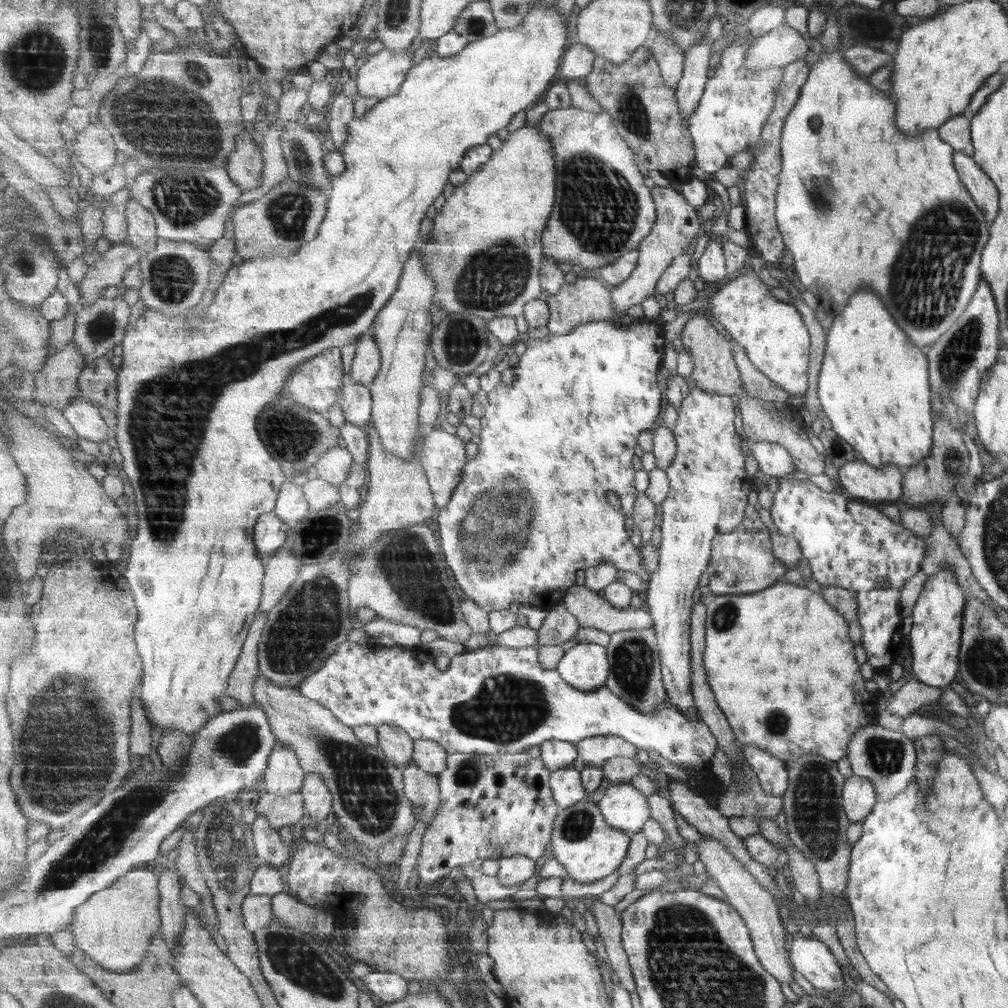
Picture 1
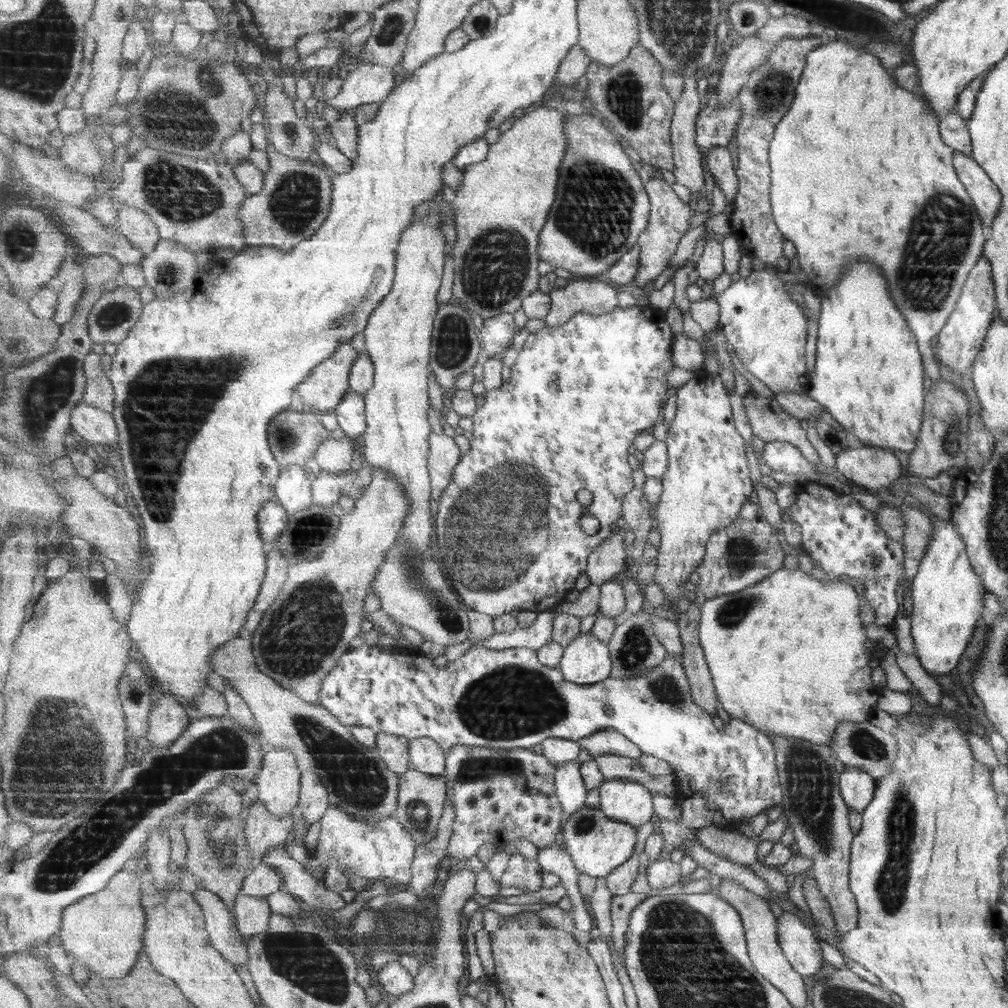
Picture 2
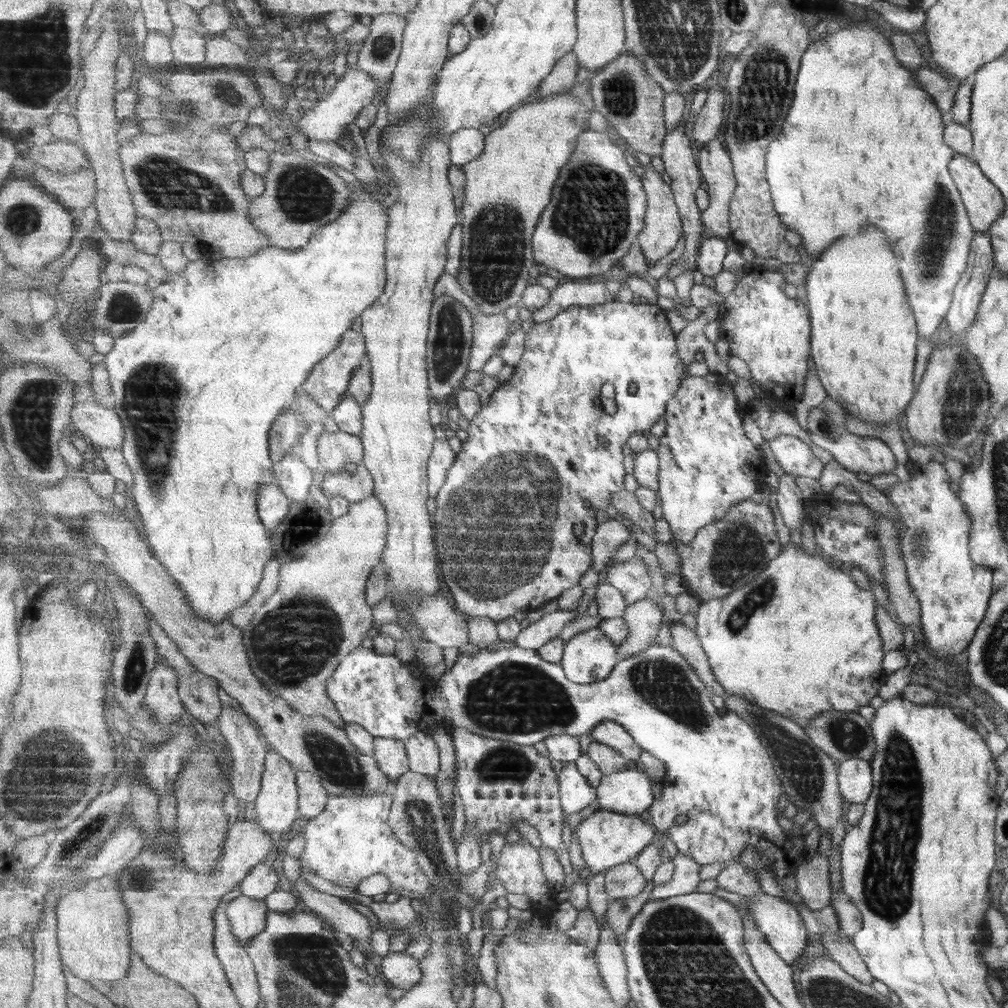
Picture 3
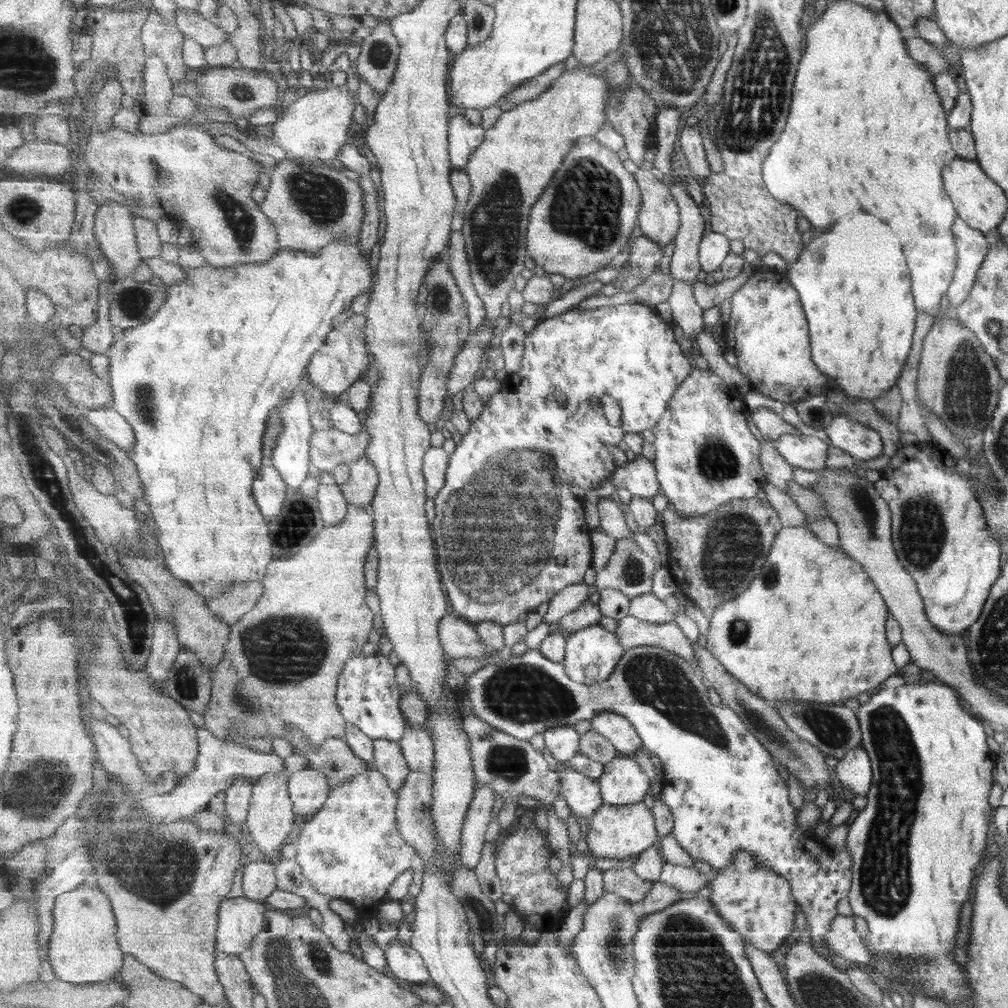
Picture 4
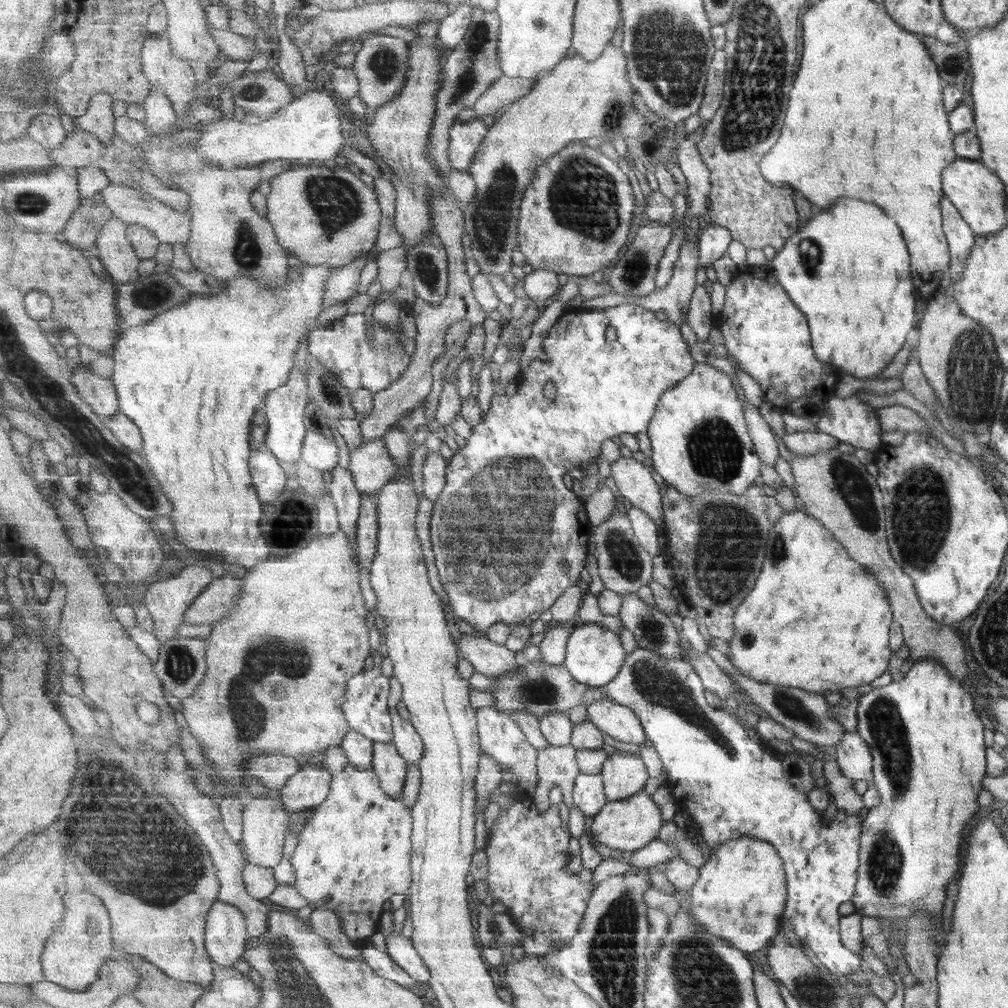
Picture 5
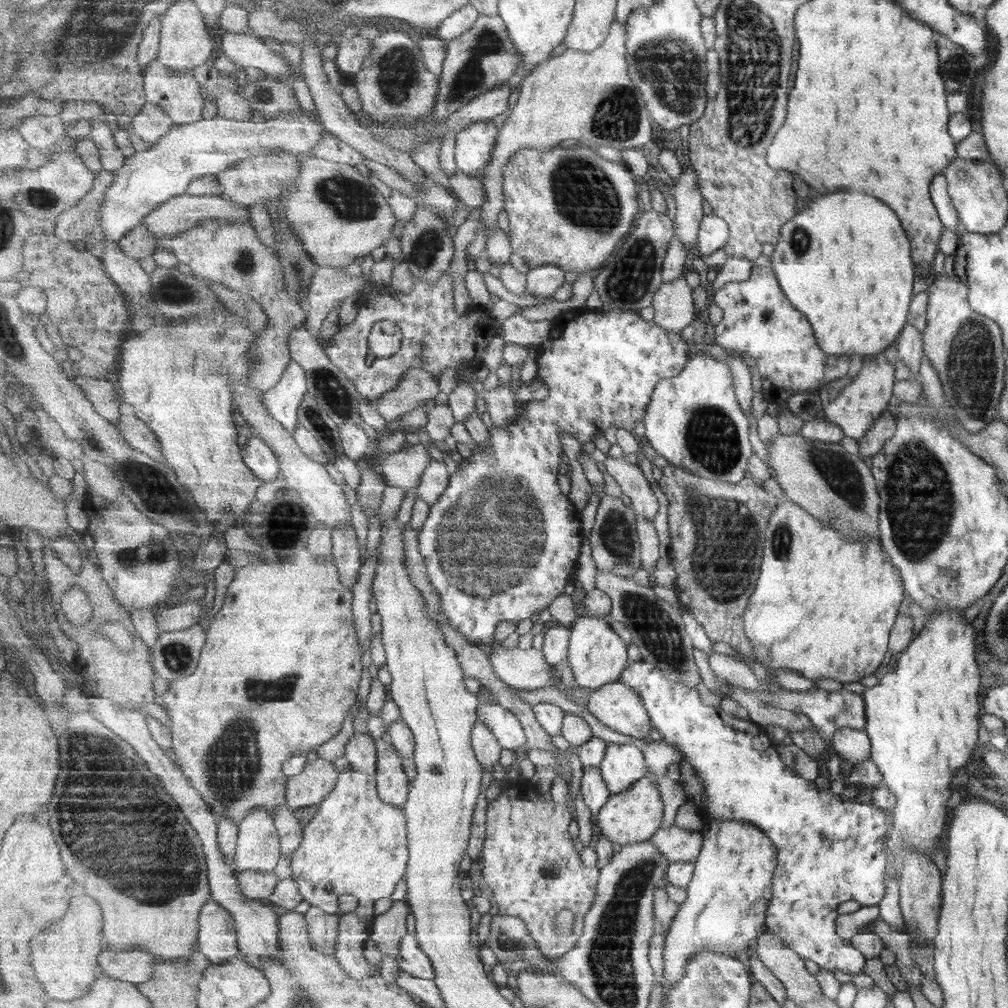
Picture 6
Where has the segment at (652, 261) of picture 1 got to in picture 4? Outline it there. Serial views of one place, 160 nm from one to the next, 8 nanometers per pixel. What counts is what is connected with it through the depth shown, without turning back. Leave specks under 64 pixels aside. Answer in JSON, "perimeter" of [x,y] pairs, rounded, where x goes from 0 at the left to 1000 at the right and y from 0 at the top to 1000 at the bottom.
{"perimeter":[[[636,165],[629,174],[638,194],[633,223],[638,233],[660,246],[671,238],[677,223],[674,203],[662,181],[646,173],[646,165]]]}

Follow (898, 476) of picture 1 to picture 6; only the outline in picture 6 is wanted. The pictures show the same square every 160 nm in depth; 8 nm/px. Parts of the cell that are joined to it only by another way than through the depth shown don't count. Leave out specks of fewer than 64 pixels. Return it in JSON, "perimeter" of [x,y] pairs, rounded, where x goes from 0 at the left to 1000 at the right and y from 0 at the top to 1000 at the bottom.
{"perimeter":[[[888,338],[879,347],[865,353],[856,354],[852,370],[838,382],[827,397],[815,405],[817,416],[831,423],[840,435],[852,437],[864,425],[867,417],[872,415],[885,394],[884,383],[887,377],[886,356],[880,354],[881,348],[888,344]]]}

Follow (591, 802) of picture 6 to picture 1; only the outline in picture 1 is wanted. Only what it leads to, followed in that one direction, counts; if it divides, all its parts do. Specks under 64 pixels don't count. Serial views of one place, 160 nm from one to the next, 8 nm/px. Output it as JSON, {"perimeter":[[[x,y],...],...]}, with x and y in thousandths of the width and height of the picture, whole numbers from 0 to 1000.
{"perimeter":[[[566,761],[549,765],[547,776],[553,798],[557,802],[564,802],[582,794],[582,785],[577,776],[577,766],[572,766]]]}

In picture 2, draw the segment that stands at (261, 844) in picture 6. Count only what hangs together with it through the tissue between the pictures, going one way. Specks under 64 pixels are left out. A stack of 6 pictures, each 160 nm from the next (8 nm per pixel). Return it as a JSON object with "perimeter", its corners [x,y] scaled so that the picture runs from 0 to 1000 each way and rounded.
{"perimeter":[[[273,742],[263,748],[261,756],[253,773],[256,794],[275,812],[290,810],[297,800],[301,768],[293,750],[285,744]]]}

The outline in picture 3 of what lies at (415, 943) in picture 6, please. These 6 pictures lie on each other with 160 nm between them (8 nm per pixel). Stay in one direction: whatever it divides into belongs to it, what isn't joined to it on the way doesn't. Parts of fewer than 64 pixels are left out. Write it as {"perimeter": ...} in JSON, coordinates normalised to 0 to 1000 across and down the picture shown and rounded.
{"perimeter":[[[402,943],[385,946],[379,951],[379,966],[390,979],[408,982],[421,970],[418,952]]]}

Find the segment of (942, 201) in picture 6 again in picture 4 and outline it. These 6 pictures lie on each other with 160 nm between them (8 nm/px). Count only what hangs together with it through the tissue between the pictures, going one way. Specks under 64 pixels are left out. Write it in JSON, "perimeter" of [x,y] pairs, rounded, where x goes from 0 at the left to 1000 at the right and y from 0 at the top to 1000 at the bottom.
{"perimeter":[[[949,214],[945,217],[943,230],[949,256],[941,285],[938,290],[938,295],[941,299],[941,310],[951,305],[961,293],[967,279],[967,271],[971,269],[980,247],[977,235],[970,228],[961,226],[961,223]]]}

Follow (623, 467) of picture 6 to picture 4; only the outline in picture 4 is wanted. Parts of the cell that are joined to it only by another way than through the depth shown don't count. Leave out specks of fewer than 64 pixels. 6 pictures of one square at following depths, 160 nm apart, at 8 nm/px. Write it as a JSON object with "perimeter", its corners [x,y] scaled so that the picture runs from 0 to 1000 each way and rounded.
{"perimeter":[[[632,452],[619,463],[612,463],[606,476],[612,484],[621,484],[627,492],[650,494],[657,489],[649,457]]]}

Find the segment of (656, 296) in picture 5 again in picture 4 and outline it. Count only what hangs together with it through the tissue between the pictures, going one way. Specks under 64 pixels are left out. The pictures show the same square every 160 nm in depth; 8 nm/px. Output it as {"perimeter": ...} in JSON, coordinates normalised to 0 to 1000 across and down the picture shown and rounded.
{"perimeter":[[[668,175],[665,189],[674,203],[677,220],[669,240],[666,272],[669,277],[689,283],[692,280],[691,272],[696,269],[694,242],[699,234],[699,216],[695,213],[696,206],[689,201],[683,188],[678,187],[673,176]]]}

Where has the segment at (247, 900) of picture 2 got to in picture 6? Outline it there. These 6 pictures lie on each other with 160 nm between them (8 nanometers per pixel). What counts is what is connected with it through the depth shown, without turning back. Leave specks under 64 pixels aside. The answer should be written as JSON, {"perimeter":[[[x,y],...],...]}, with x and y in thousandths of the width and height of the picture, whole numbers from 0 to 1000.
{"perimeter":[[[214,894],[199,899],[195,938],[211,957],[225,955],[238,944],[232,909]]]}

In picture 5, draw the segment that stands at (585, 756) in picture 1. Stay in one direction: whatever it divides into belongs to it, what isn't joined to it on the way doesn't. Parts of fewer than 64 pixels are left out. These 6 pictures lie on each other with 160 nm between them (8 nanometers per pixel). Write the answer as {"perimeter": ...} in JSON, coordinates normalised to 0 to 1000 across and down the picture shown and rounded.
{"perimeter":[[[597,692],[585,698],[582,702],[583,714],[614,736],[638,738],[643,733],[639,718],[632,707],[611,694]]]}

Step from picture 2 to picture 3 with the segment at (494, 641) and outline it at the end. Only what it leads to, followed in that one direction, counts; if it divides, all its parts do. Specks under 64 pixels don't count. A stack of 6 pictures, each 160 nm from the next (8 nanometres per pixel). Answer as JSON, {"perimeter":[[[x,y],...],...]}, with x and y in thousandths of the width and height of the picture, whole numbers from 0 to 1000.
{"perimeter":[[[568,605],[541,608],[534,616],[520,623],[510,637],[517,643],[535,646],[547,634],[555,633],[560,621],[576,610],[578,608]]]}

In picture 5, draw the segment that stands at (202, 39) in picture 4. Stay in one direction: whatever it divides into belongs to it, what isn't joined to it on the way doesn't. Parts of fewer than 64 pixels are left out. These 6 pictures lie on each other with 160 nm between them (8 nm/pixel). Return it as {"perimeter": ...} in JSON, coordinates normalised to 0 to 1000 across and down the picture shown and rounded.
{"perimeter":[[[208,25],[207,30],[213,37],[223,59],[229,58],[234,61],[249,62],[255,52],[251,38],[229,30],[217,30],[211,25]]]}

